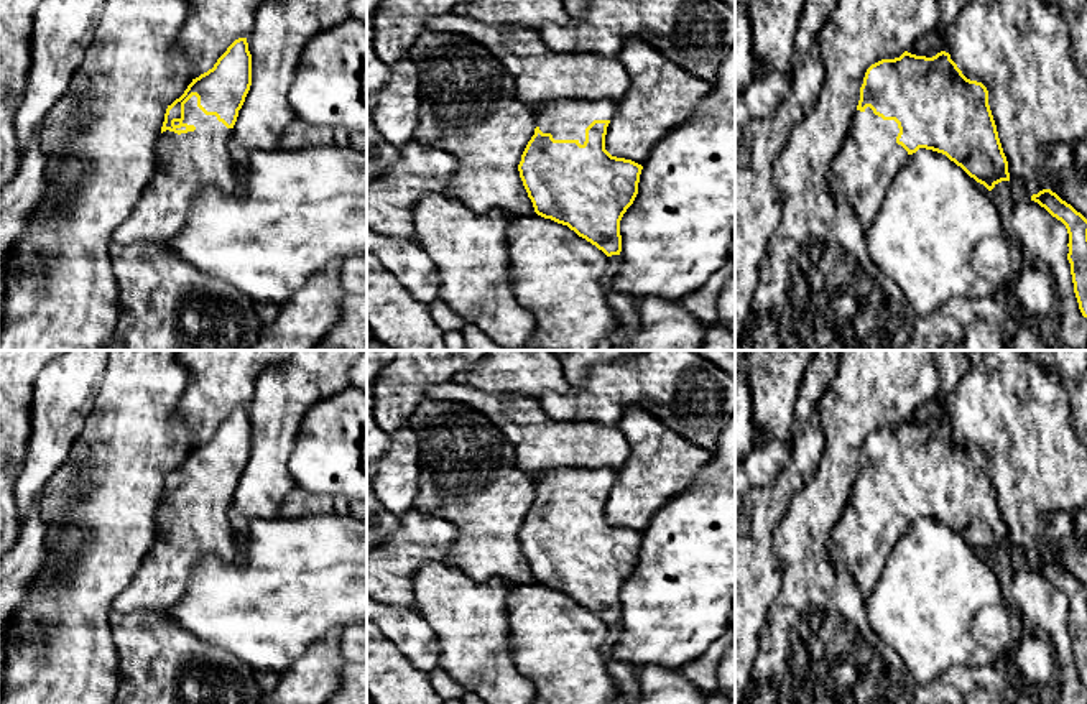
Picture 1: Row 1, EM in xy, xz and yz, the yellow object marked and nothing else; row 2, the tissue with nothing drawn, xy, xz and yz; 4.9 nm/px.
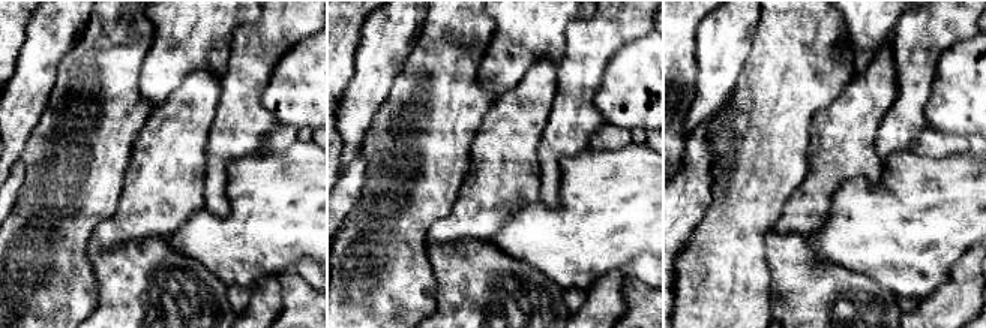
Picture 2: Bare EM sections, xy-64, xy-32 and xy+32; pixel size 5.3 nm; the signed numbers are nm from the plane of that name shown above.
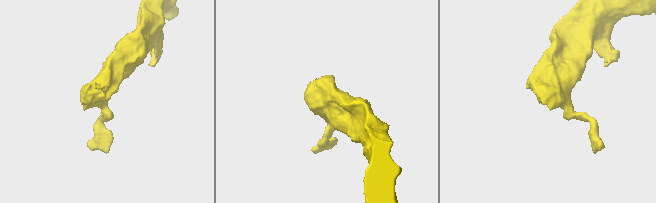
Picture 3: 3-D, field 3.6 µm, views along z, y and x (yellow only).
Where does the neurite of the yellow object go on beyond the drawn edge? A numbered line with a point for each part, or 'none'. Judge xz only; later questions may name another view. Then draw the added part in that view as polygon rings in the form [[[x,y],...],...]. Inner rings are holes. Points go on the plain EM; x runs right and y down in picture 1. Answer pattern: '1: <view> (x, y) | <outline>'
1: xz (564, 487) | [[[551,469],[530,477],[536,495],[543,502],[551,502],[554,508],[585,510],[585,497],[594,489],[612,489],[617,470],[602,469]]]

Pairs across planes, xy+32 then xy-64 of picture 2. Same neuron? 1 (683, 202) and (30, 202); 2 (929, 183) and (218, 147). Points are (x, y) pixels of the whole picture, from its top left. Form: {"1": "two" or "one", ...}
{"1": "two", "2": "two"}

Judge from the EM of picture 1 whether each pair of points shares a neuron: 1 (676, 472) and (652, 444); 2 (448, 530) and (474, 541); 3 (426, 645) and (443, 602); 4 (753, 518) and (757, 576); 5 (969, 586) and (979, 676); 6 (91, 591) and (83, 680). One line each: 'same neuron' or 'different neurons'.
1: same neuron
2: different neurons
3: different neurons
4: same neuron
5: different neurons
6: same neuron

